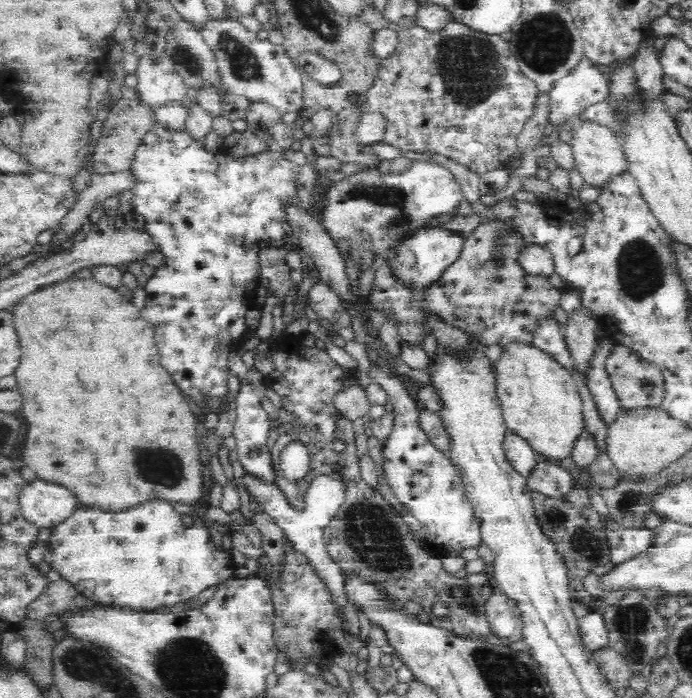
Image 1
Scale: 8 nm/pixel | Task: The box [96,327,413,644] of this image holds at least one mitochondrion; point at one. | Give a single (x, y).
(163, 468)

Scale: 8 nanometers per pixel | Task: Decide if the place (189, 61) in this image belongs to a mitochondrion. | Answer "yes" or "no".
yes

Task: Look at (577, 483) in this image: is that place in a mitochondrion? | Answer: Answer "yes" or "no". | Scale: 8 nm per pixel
no

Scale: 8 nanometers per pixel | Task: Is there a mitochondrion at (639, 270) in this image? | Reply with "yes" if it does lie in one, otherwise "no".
yes

